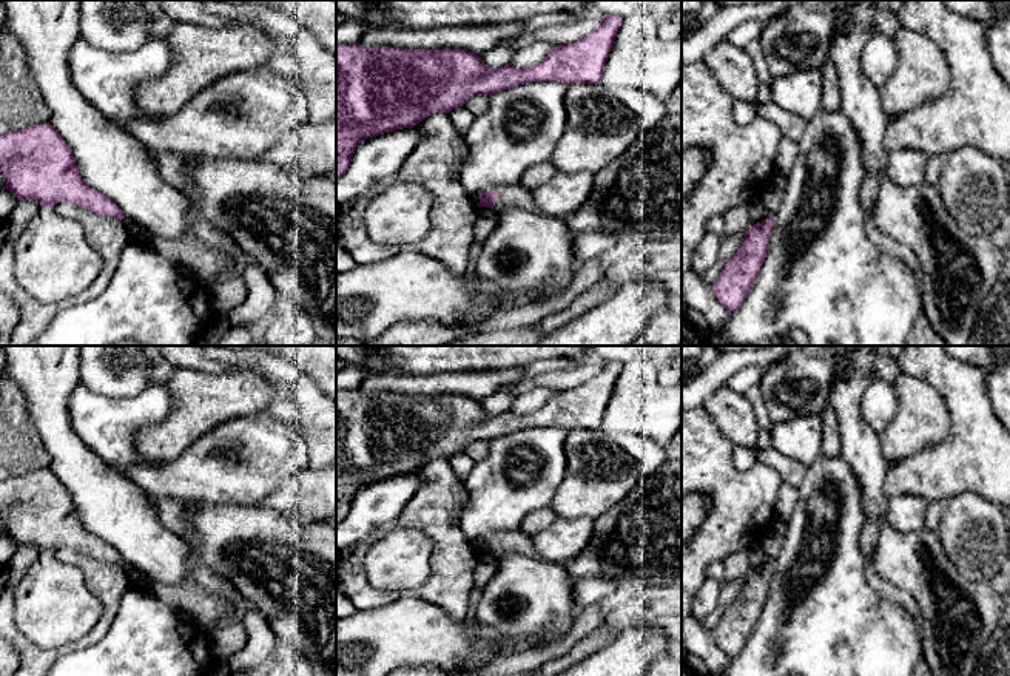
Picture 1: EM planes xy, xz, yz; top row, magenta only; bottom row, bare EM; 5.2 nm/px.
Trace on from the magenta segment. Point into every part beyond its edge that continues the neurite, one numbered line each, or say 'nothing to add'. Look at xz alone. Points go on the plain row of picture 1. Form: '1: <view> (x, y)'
1: xz (515, 542)

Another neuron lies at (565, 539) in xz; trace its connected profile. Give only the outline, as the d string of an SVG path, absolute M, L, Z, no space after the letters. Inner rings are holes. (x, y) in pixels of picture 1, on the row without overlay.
M589 517L561 519L530 537L541 560L563 565L578 556L587 545L594 531Z

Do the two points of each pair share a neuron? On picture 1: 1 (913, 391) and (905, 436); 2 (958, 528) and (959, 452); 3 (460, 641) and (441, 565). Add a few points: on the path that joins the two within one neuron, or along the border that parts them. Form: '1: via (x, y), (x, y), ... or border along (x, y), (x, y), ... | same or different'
1: via (913, 402), (913, 425) | same
2: border along (993, 502), (975, 493), (958, 493), (942, 503) | different
3: border along (424, 601), (441, 607), (455, 619), (464, 618) | different

